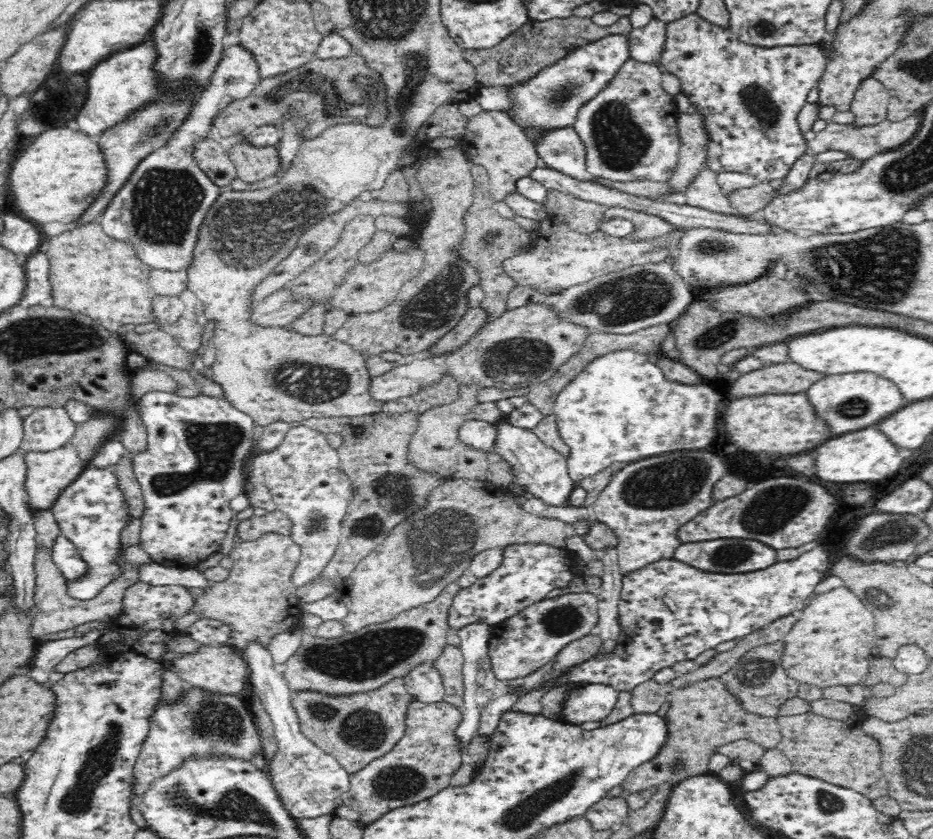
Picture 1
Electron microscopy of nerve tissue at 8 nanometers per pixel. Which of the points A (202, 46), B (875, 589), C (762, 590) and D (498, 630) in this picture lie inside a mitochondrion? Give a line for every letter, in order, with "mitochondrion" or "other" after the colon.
A: mitochondrion
B: mitochondrion
C: other
D: other

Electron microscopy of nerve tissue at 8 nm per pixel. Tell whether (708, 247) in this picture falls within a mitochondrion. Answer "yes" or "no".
yes

